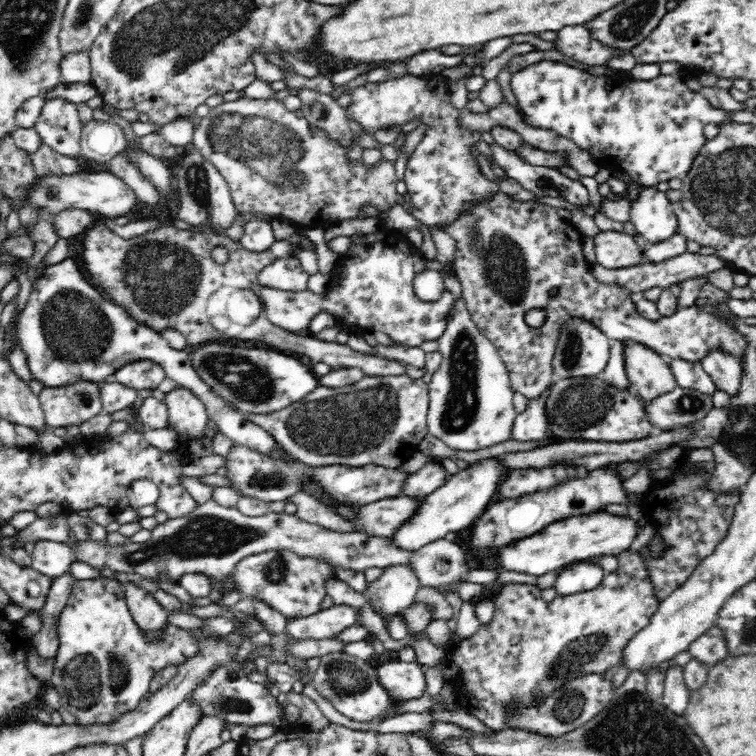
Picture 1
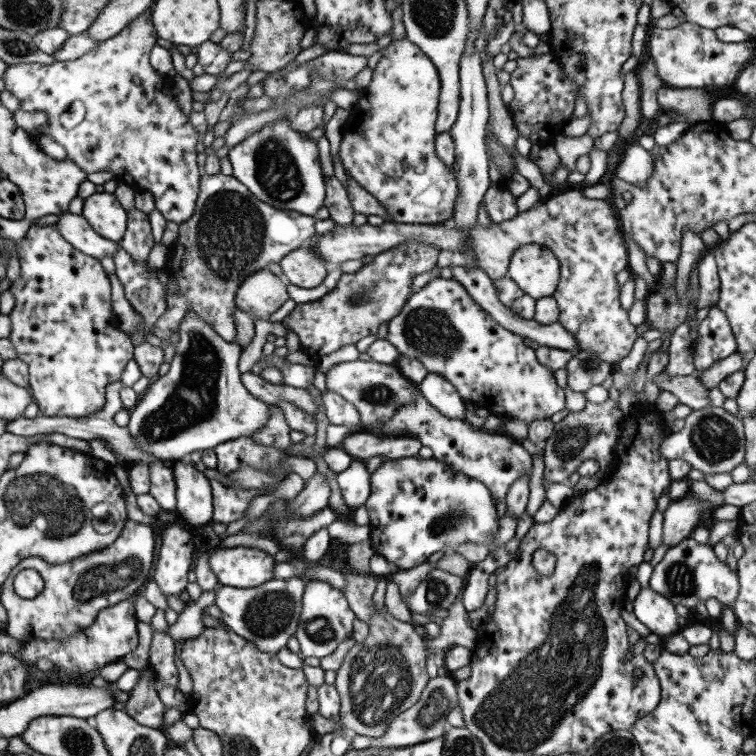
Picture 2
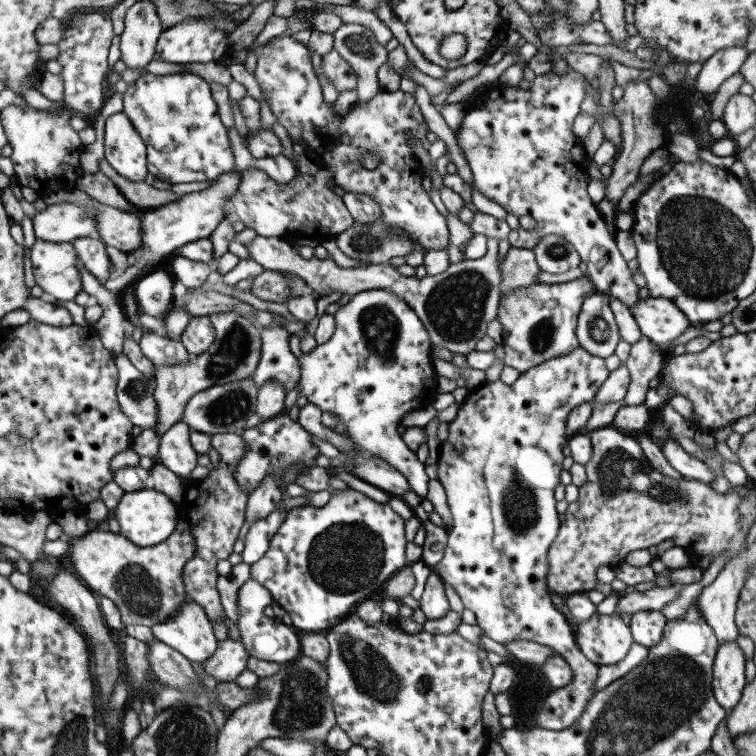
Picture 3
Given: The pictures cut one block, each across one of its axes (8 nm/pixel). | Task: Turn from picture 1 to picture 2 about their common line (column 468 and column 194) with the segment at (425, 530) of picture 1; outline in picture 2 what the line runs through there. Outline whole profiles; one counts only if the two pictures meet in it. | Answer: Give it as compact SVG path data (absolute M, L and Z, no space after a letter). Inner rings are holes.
M179 460L172 466L176 487L174 510L189 528L205 524L212 518L212 497L209 481L191 462Z

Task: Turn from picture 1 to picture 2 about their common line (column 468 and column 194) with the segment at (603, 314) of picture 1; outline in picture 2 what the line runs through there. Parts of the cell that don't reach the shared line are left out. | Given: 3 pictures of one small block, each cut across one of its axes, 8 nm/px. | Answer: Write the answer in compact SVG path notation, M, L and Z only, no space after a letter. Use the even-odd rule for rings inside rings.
M215 173L199 177L198 195L193 214L178 224L178 233L173 243L166 246L166 268L170 280L176 284L173 289L165 287L164 298L166 309L152 326L152 334L157 338L168 338L178 334L180 322L185 313L192 310L203 322L206 322L225 342L234 343L235 327L233 313L236 309L234 296L240 284L250 274L265 269L270 262L279 262L293 249L304 245L313 234L311 216L294 211L277 210L257 200L233 175Z

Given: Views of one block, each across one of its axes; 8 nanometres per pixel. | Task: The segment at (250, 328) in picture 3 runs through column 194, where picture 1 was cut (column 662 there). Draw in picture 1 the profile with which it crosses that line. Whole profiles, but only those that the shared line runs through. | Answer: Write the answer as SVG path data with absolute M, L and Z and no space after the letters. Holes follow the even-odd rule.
M633 341L624 342L623 350L627 378L630 385L636 388L642 402L652 401L678 387L667 358Z

